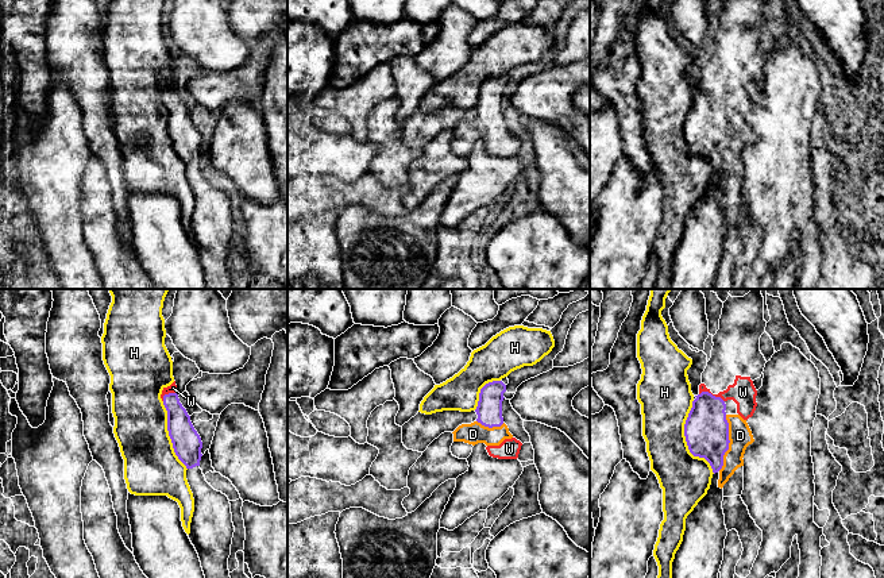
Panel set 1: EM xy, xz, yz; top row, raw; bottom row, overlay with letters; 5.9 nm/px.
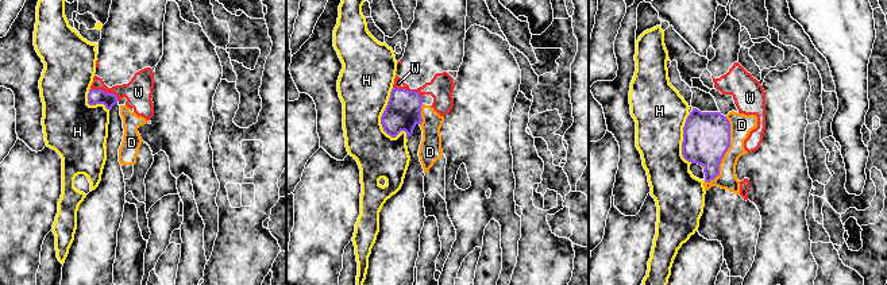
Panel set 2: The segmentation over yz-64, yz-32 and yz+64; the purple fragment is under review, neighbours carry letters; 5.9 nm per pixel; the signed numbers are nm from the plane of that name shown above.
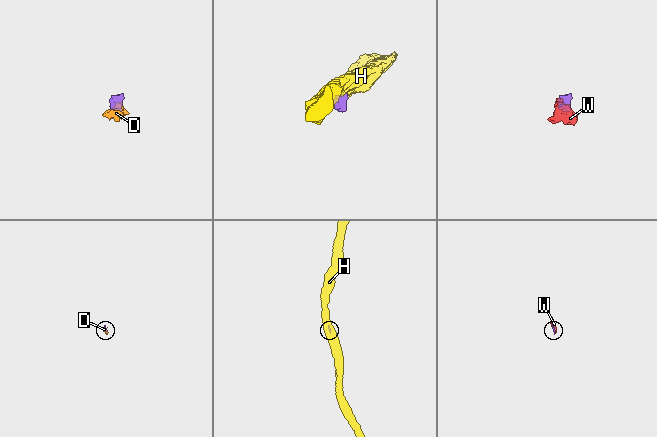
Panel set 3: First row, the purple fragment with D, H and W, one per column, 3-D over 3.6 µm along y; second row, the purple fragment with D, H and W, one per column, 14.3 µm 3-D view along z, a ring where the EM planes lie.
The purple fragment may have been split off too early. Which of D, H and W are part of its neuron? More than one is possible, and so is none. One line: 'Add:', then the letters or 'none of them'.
Add: D, W

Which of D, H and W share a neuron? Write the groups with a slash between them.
D W / H

